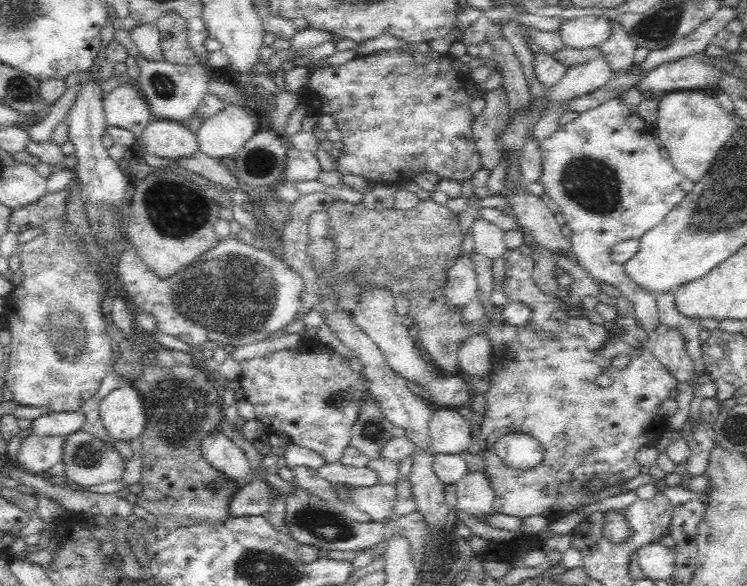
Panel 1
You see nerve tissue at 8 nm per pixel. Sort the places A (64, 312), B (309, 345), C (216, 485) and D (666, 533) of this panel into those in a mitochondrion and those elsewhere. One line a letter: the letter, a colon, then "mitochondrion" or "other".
A: mitochondrion
B: other
C: mitochondrion
D: other

